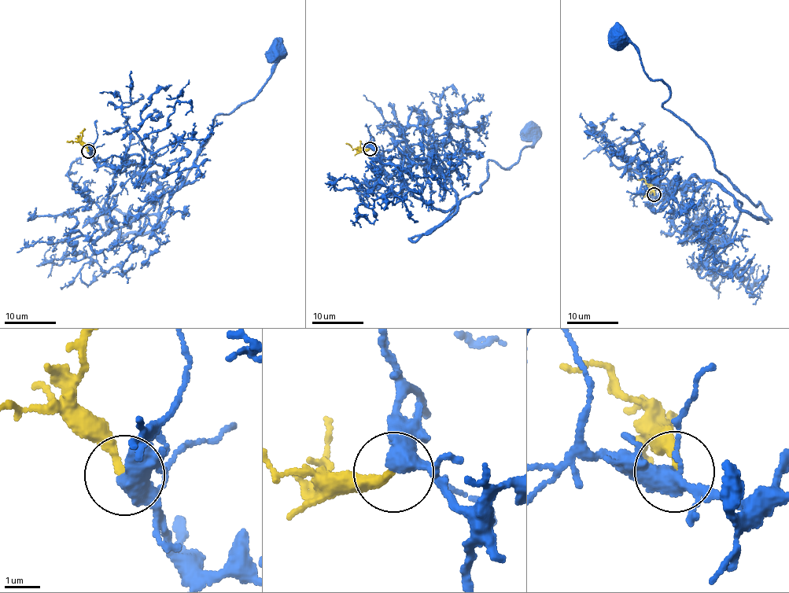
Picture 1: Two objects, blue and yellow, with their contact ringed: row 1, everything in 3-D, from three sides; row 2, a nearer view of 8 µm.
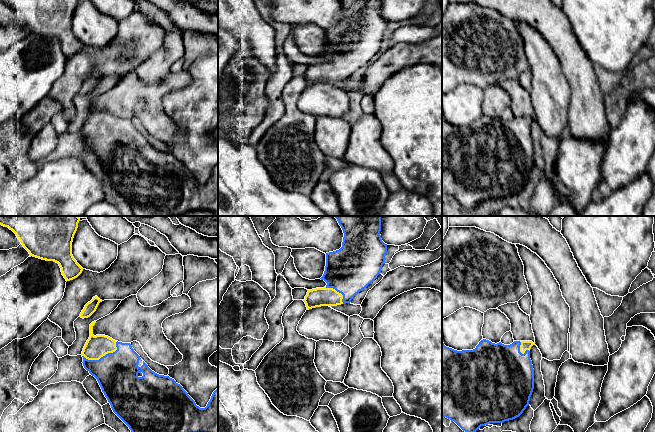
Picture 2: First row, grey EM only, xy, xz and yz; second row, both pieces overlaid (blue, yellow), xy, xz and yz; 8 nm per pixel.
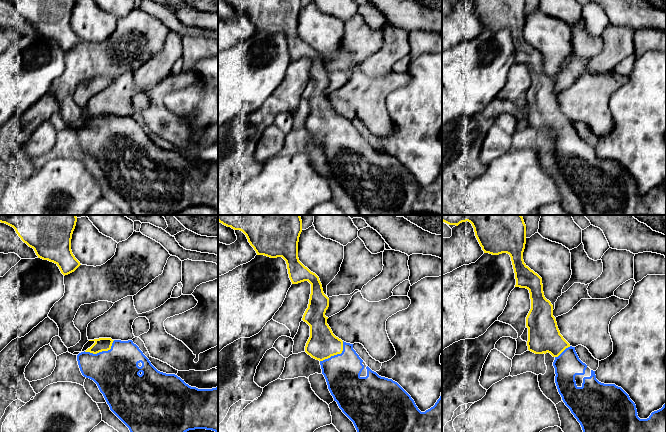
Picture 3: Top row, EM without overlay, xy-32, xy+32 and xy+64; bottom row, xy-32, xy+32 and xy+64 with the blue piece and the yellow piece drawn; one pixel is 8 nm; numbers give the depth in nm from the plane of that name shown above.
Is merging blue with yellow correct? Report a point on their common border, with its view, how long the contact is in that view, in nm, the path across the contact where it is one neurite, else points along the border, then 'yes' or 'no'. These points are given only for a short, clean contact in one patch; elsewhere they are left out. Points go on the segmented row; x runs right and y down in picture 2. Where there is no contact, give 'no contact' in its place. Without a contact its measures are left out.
meets blue in xy at (103, 356); contact 320 nm long; runs through xy (117, 373), (116, 369), (103, 356), (97, 346); yes

